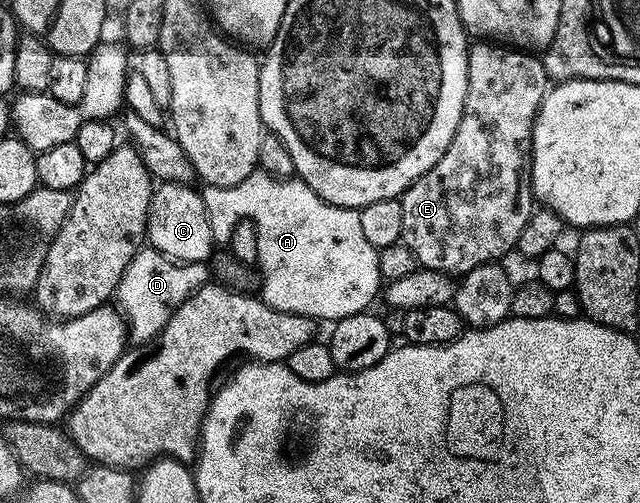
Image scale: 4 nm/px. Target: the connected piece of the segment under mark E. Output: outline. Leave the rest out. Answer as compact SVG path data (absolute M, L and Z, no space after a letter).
M501 43L470 44L467 95L465 96L463 115L455 127L455 135L451 139L447 151L443 151L439 163L435 163L435 167L431 167L431 171L423 174L418 181L412 181L399 198L403 207L401 241L407 247L411 247L420 268L434 269L450 275L464 275L480 265L492 265L500 262L505 259L501 257L507 256L509 252L512 254L516 250L519 235L523 235L523 227L527 227L527 219L531 219L535 208L533 195L533 124L538 111L541 109L541 104L545 101L545 94L549 92L550 88L551 82L545 70L545 62L540 56L524 49L506 47Z

